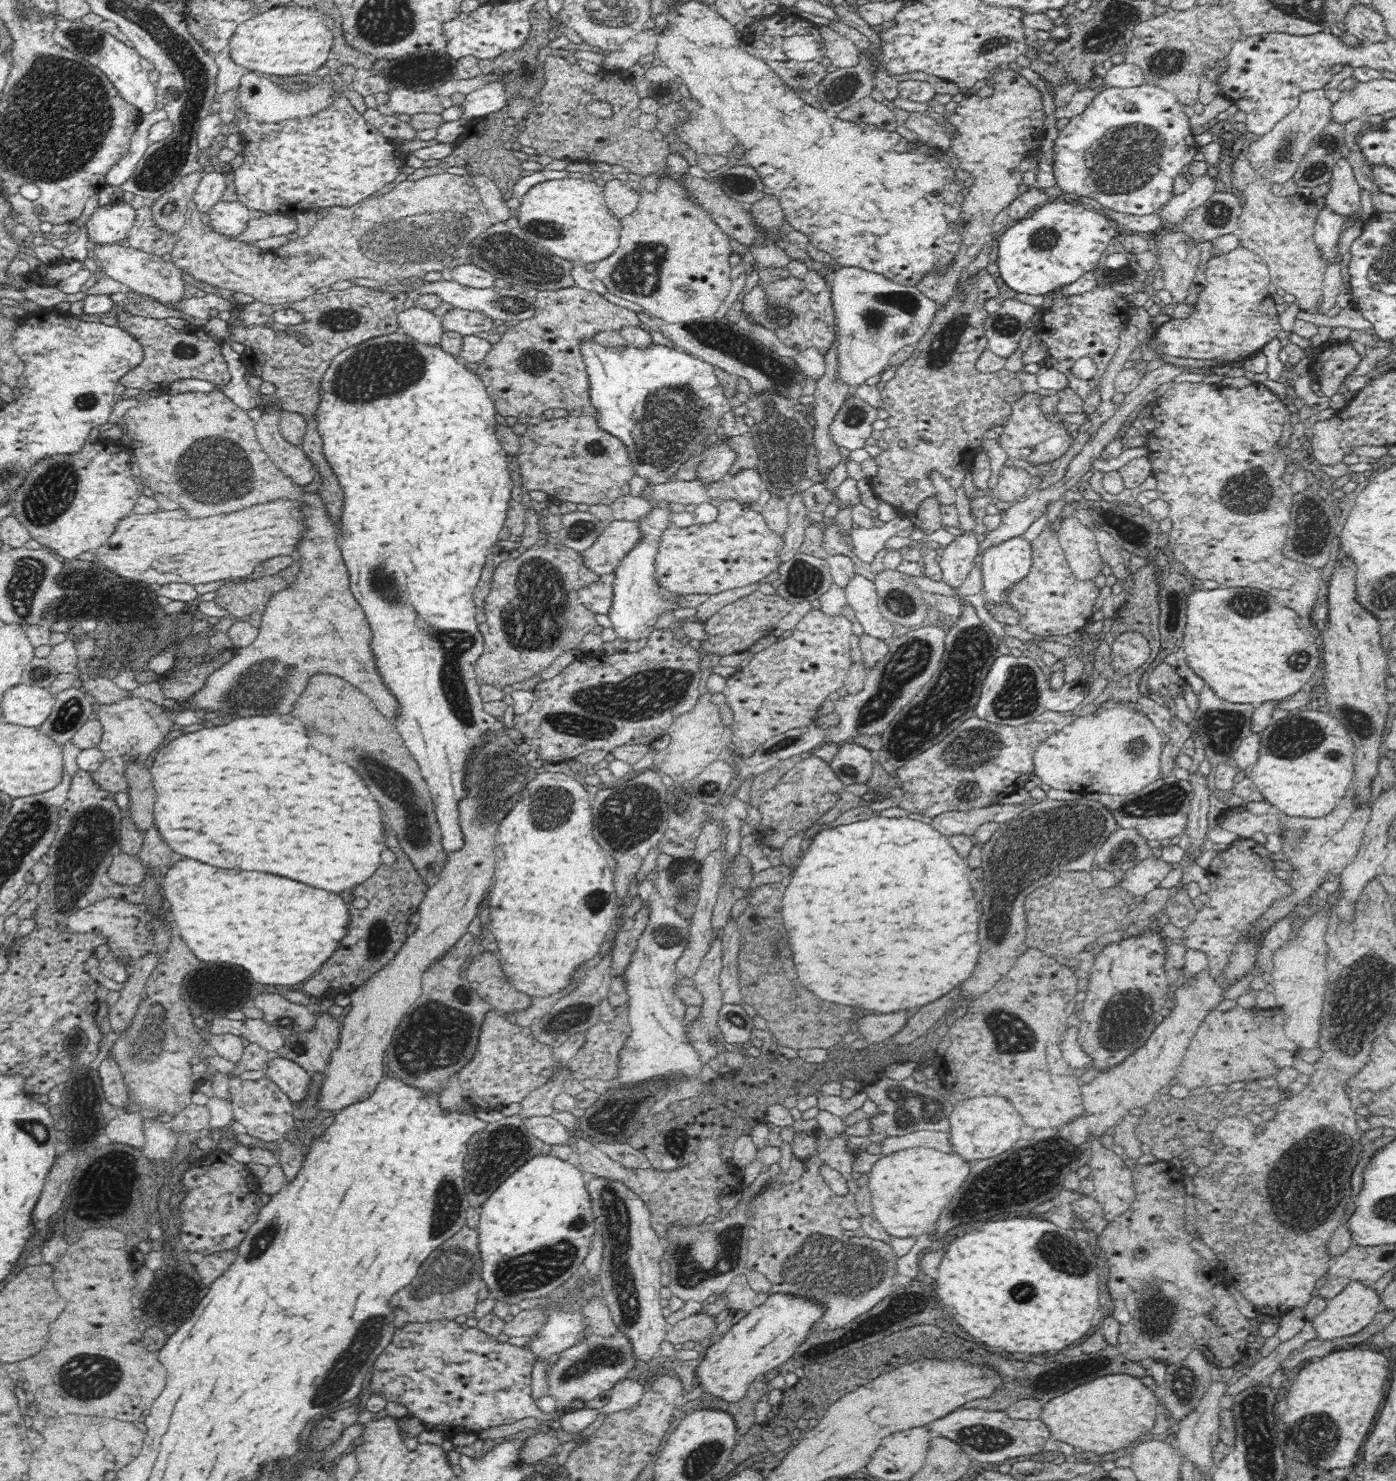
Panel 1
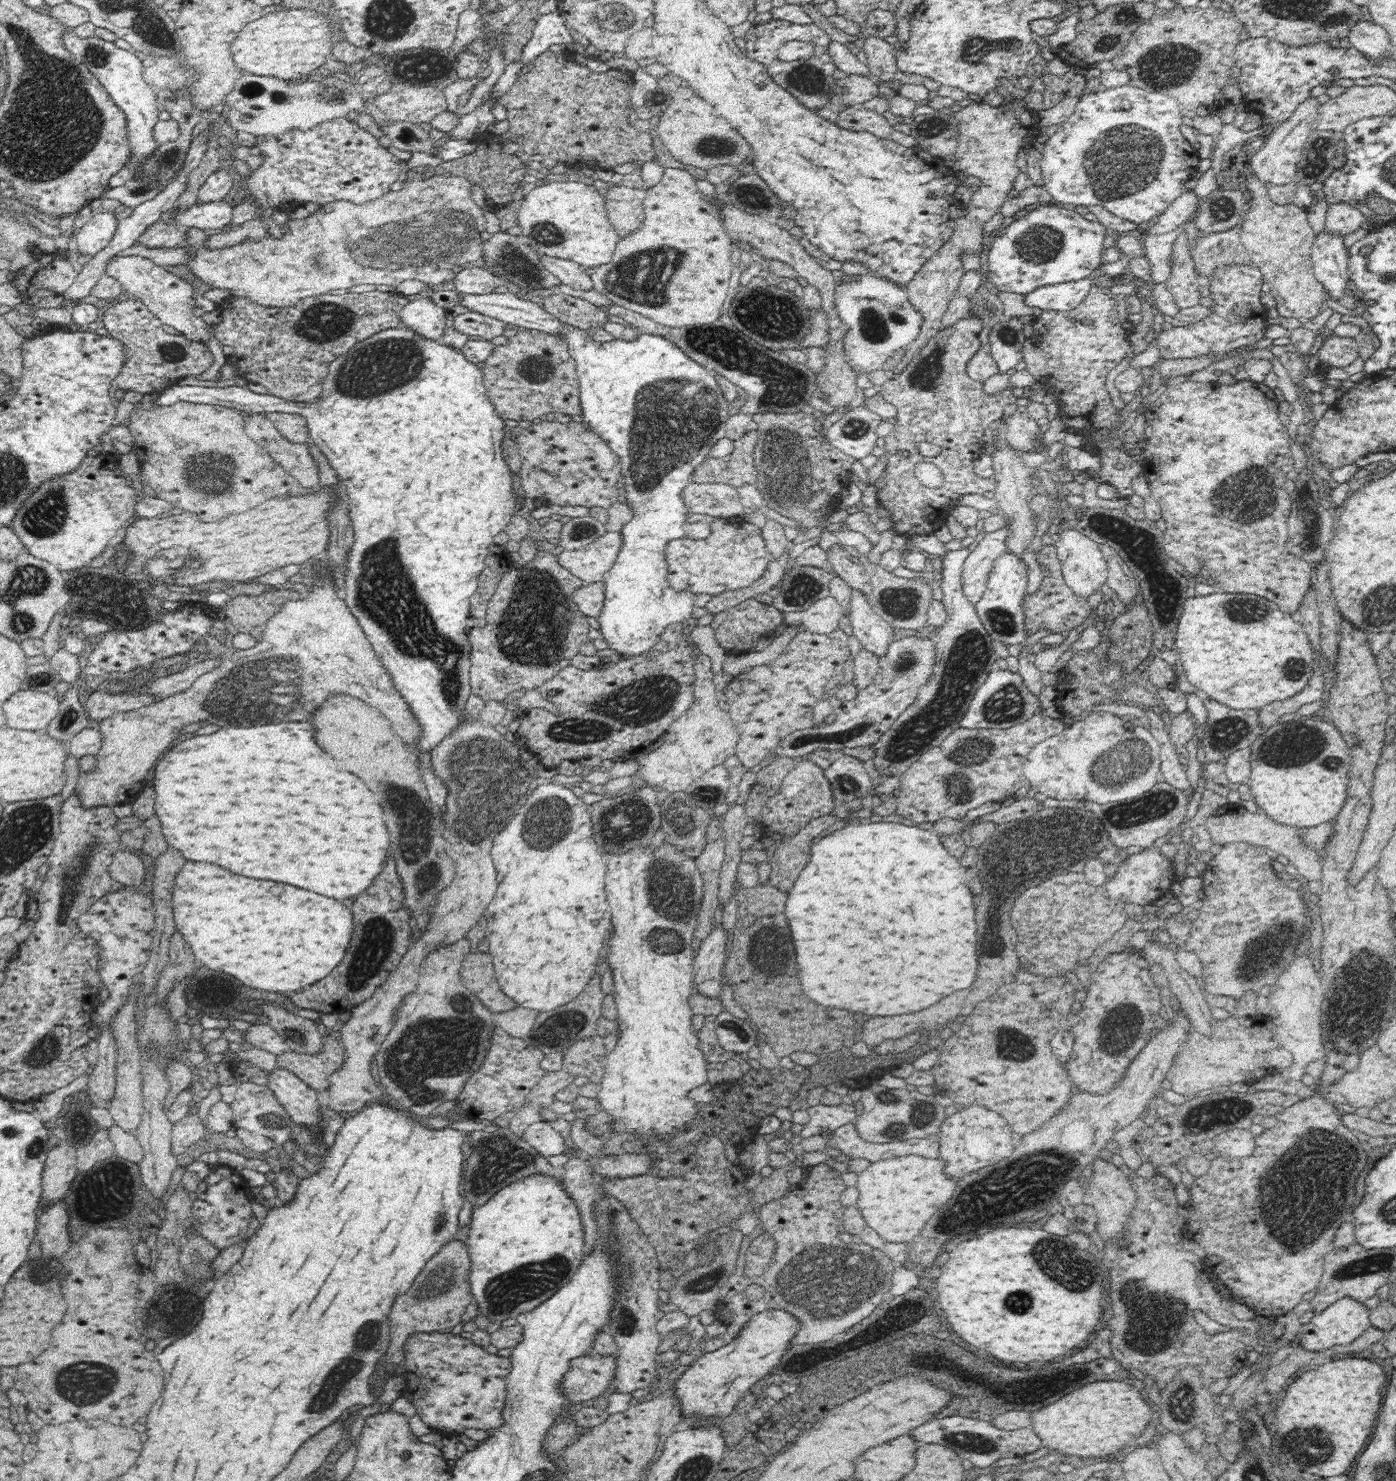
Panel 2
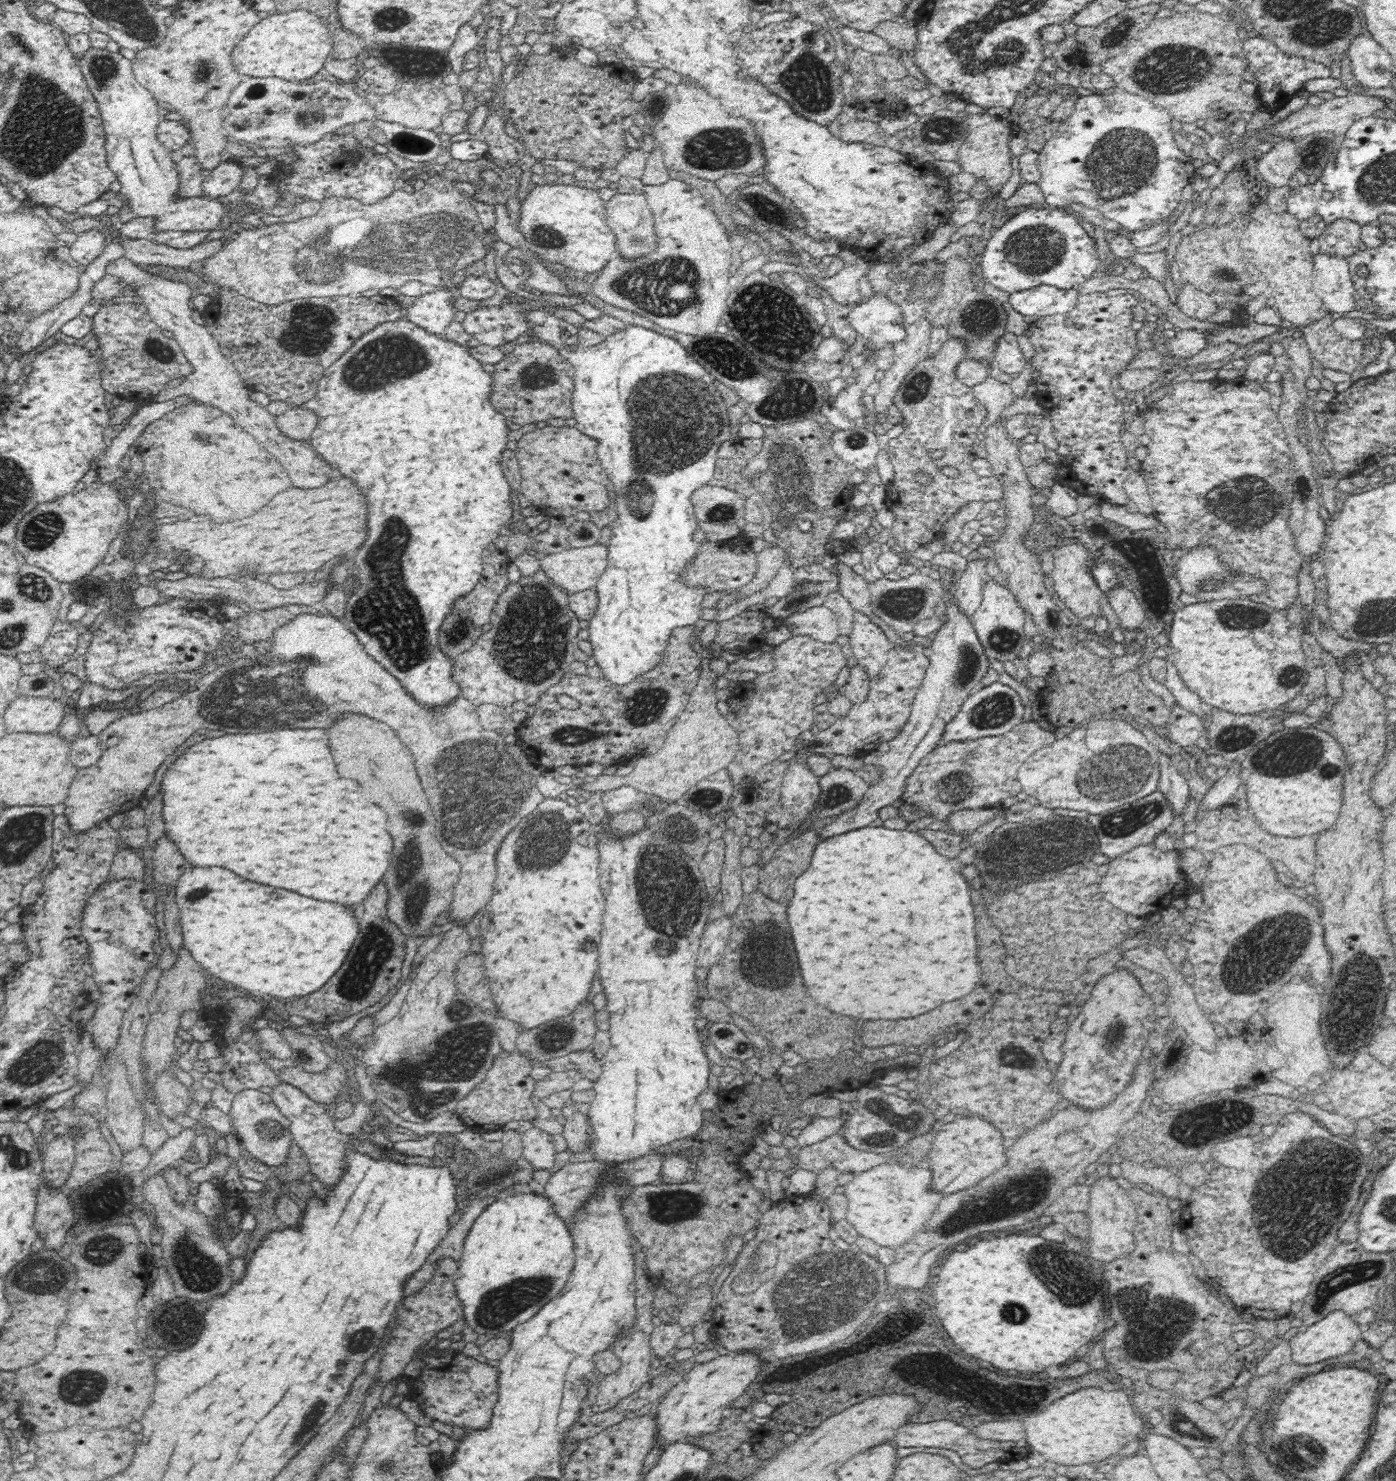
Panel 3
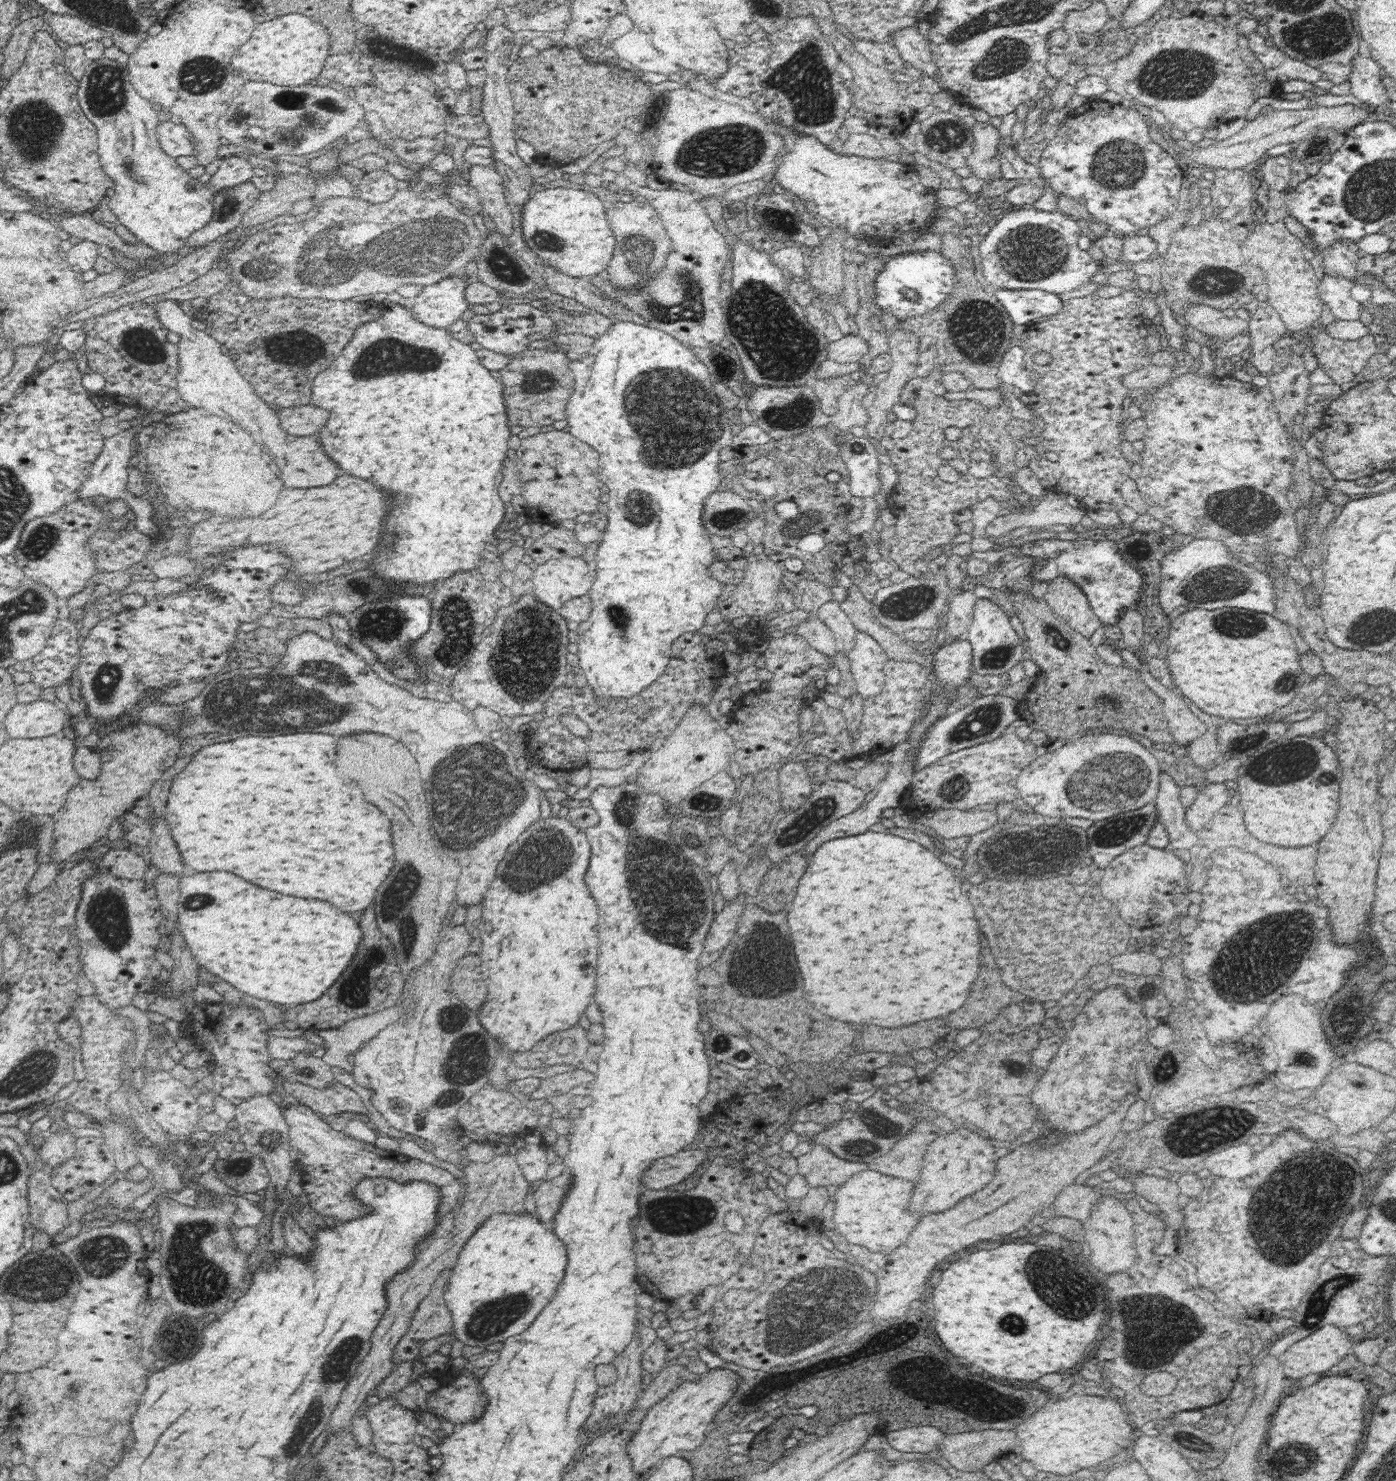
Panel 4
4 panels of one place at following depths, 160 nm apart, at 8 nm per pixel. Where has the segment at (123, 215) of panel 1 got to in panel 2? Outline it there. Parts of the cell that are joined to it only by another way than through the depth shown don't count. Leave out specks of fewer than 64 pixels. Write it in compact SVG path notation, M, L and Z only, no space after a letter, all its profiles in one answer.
M103 210L93 213L93 217L75 235L77 237L78 255L93 255L108 246L118 220L113 212Z

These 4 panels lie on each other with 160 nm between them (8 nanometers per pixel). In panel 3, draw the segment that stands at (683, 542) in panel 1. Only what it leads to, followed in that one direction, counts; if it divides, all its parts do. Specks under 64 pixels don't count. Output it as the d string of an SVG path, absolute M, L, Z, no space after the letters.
M742 534L733 539L723 539L722 542L702 542L697 557L681 577L692 588L706 586L710 592L737 592L754 586L754 574L759 574L757 555L752 553L748 540Z

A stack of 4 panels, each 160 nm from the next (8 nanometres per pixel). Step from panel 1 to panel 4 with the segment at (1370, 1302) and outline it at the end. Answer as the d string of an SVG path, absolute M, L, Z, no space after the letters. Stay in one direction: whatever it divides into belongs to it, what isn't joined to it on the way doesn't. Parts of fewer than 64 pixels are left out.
M1332 1324L1319 1328L1280 1354L1285 1378L1297 1384L1310 1374L1326 1376L1328 1370L1350 1354L1354 1341L1345 1330Z

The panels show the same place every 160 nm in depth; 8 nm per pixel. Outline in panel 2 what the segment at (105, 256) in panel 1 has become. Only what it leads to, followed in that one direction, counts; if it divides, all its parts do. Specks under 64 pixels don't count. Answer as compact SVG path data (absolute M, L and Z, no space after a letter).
M120 256L106 266L106 274L120 282L124 295L141 301L148 312L152 313L162 324L172 326L178 335L182 335L190 341L202 343L203 346L209 348L210 325L192 313L194 306L192 284L166 271L164 267L142 258L142 256Z

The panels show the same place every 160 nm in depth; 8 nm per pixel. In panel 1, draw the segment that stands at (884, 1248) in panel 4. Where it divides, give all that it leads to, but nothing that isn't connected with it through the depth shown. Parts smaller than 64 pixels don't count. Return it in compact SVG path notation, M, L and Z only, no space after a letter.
M915 1145L883 1156L867 1173L866 1187L870 1193L871 1214L891 1237L918 1238L938 1220L942 1208L958 1192L958 1186L966 1180L968 1172L970 1164L956 1154L944 1154Z

